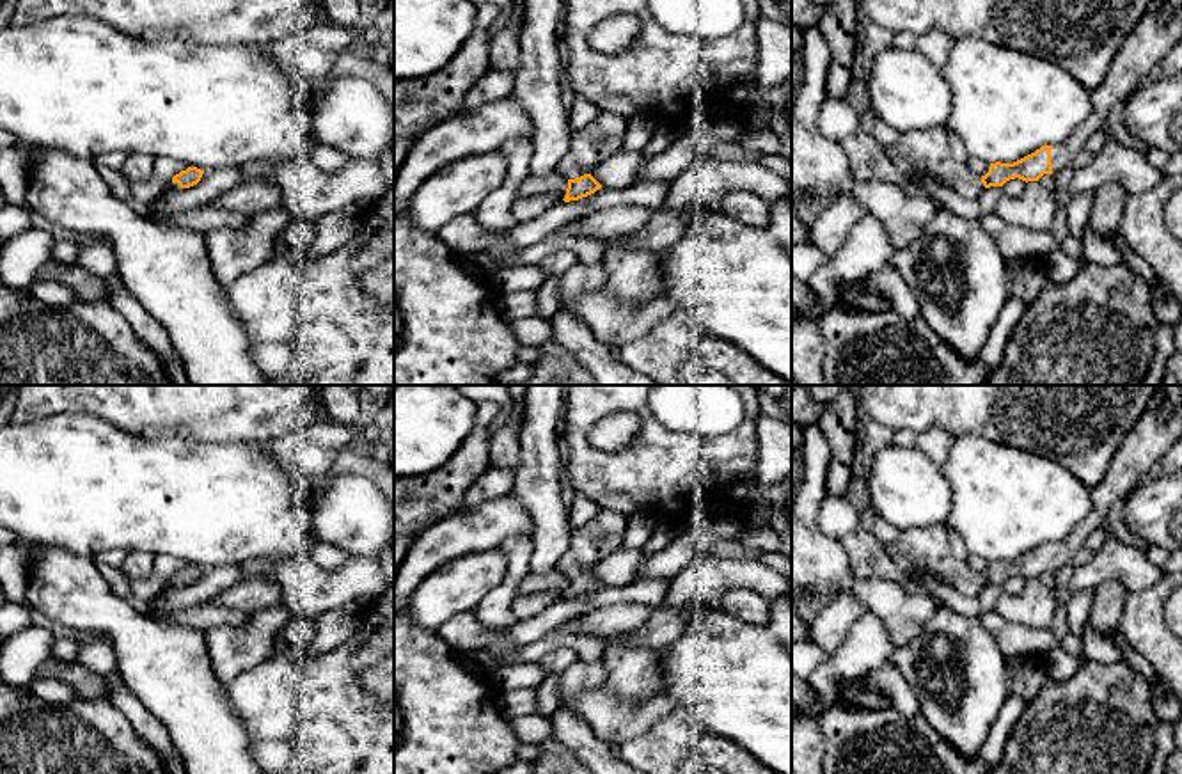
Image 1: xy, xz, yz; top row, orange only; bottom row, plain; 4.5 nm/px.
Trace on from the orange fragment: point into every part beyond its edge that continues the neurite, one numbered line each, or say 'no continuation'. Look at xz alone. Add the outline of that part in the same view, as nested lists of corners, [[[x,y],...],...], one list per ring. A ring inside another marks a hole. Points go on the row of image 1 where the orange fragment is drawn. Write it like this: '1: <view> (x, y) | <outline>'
1: xz (602, 137) | [[[598,112],[570,140],[570,147],[557,165],[557,172],[568,179],[591,174],[605,158],[623,149],[628,117],[614,112]]]

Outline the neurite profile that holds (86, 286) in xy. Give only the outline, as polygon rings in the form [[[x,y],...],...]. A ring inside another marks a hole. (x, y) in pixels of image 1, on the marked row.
[[[57,261],[46,265],[41,270],[39,279],[59,282],[69,288],[75,293],[76,302],[106,300],[108,289],[121,282],[117,275],[101,279],[76,265],[66,265],[66,263],[57,263]]]

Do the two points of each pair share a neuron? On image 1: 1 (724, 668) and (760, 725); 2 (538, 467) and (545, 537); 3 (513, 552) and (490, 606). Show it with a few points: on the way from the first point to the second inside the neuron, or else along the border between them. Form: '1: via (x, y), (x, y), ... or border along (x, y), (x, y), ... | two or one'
1: via (739, 682), (760, 703), (760, 710) | one
2: via (538, 485), (545, 505), (545, 519) | one
3: via (513, 565), (513, 576), (503, 593) | one

